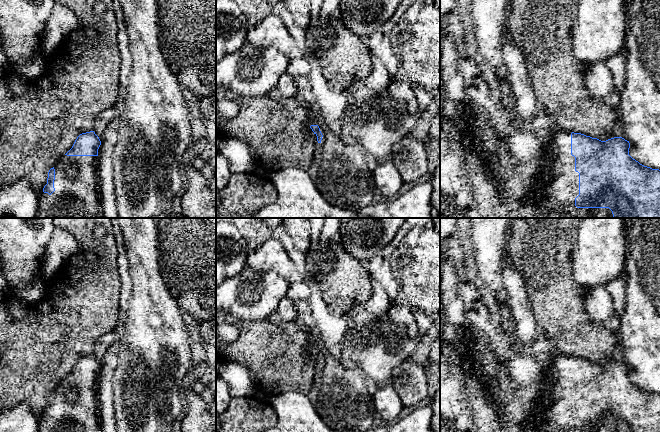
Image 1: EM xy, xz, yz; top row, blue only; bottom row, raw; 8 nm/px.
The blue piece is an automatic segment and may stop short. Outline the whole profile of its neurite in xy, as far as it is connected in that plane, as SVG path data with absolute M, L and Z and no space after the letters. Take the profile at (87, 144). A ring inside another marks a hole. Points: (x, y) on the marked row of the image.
M94 131L80 134L72 148L48 172L47 182L39 195L38 210L35 218L102 218L98 180L98 149L101 145Z

